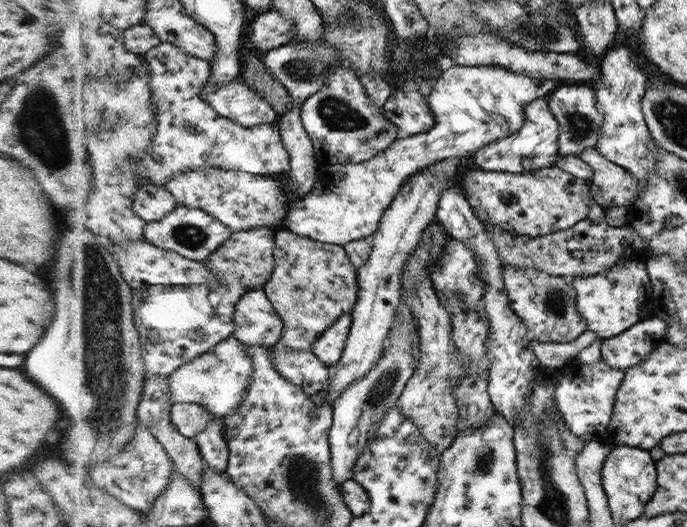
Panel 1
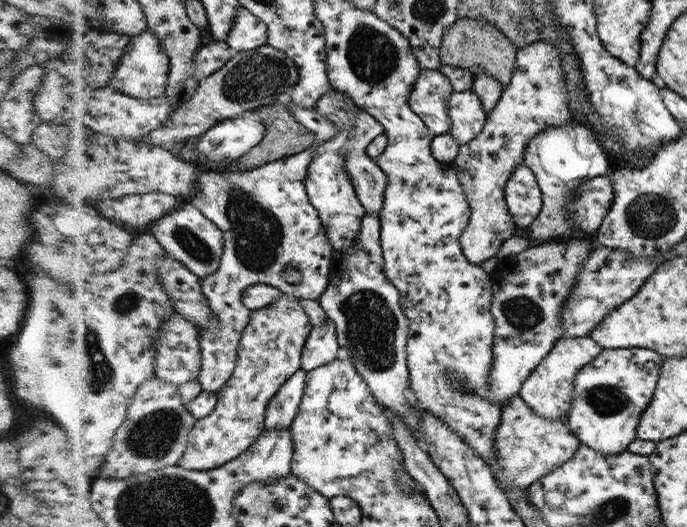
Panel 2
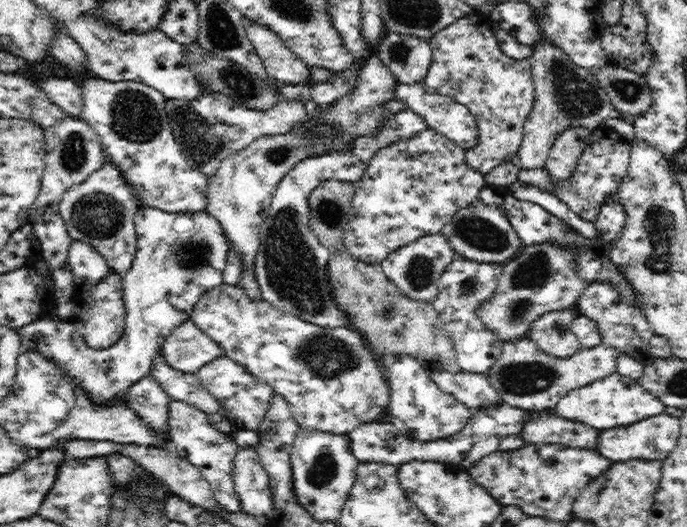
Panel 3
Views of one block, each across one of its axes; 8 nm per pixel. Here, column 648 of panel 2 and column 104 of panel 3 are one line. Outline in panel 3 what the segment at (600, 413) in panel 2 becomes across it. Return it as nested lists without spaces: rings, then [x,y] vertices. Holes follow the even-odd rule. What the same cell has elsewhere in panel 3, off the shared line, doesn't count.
[[[141,205],[134,219],[137,231],[137,251],[132,268],[122,278],[125,301],[125,329],[120,340],[102,350],[90,348],[79,333],[79,328],[69,320],[53,316],[39,318],[37,321],[19,328],[17,333],[22,341],[22,349],[42,354],[43,358],[54,363],[61,370],[63,378],[87,394],[93,406],[118,406],[126,400],[125,396],[134,383],[146,378],[152,368],[154,356],[158,353],[167,336],[178,325],[189,320],[194,306],[206,291],[213,291],[224,283],[226,253],[230,247],[219,221],[208,213],[170,213],[162,209]]]

